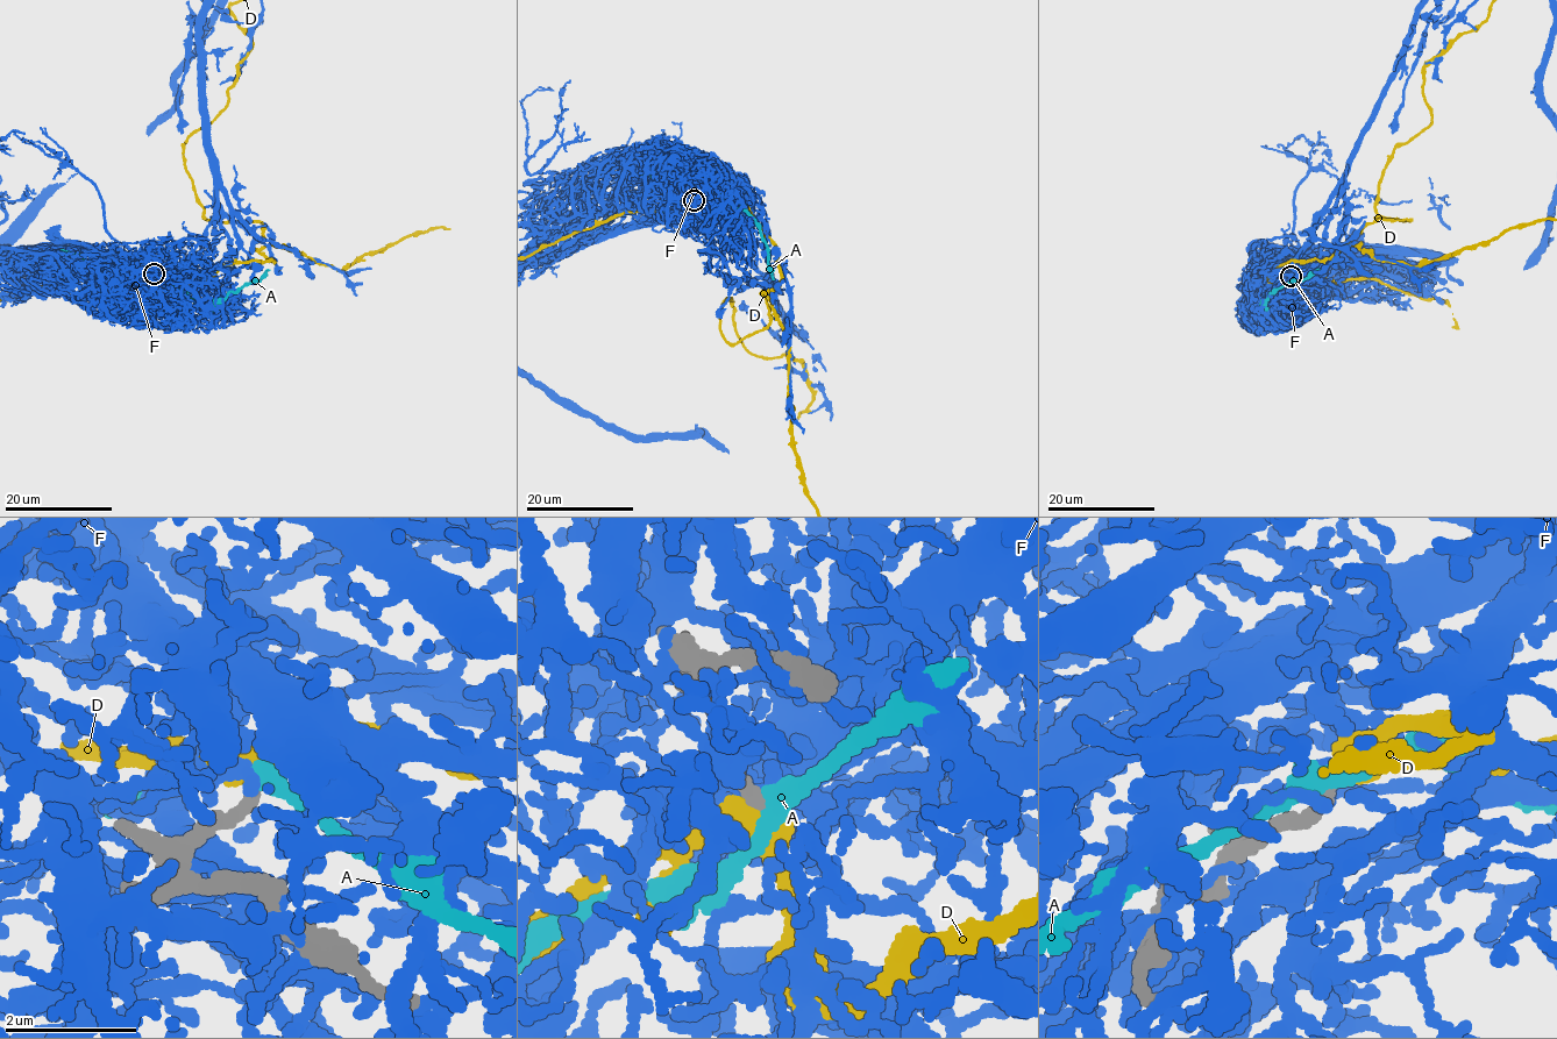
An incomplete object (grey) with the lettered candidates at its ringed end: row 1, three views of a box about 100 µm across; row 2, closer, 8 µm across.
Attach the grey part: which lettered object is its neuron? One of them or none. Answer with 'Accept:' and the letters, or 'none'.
Accept: none

